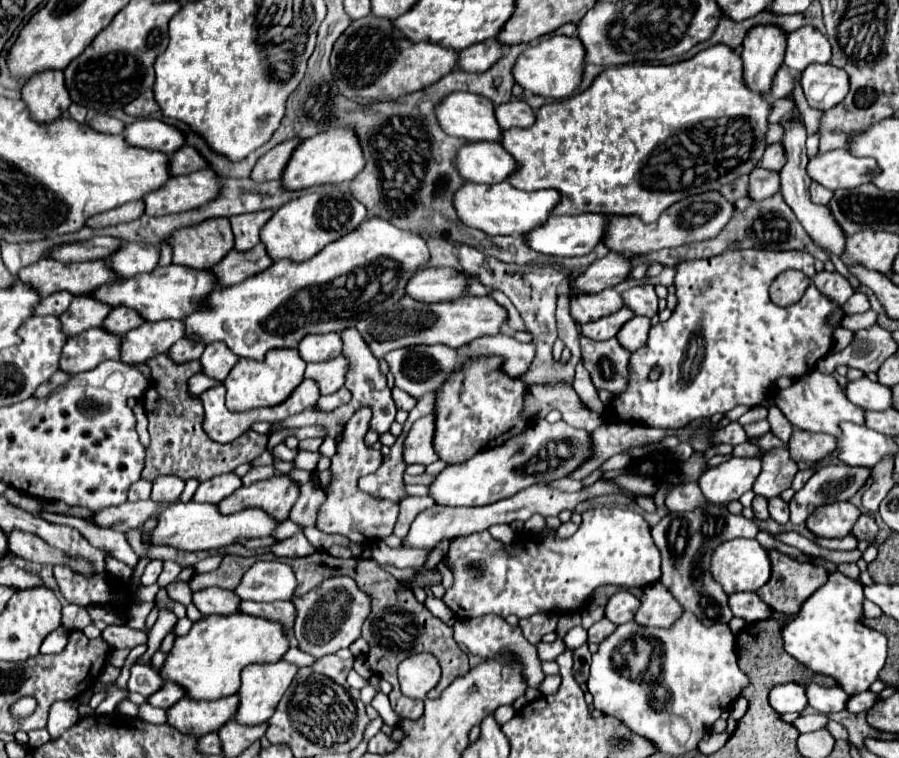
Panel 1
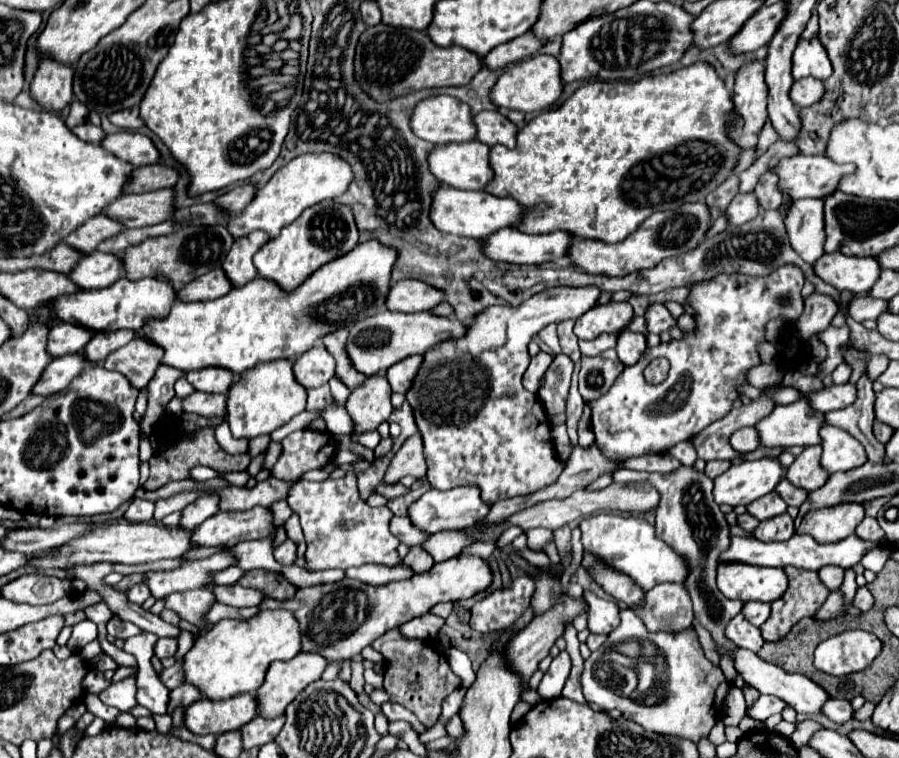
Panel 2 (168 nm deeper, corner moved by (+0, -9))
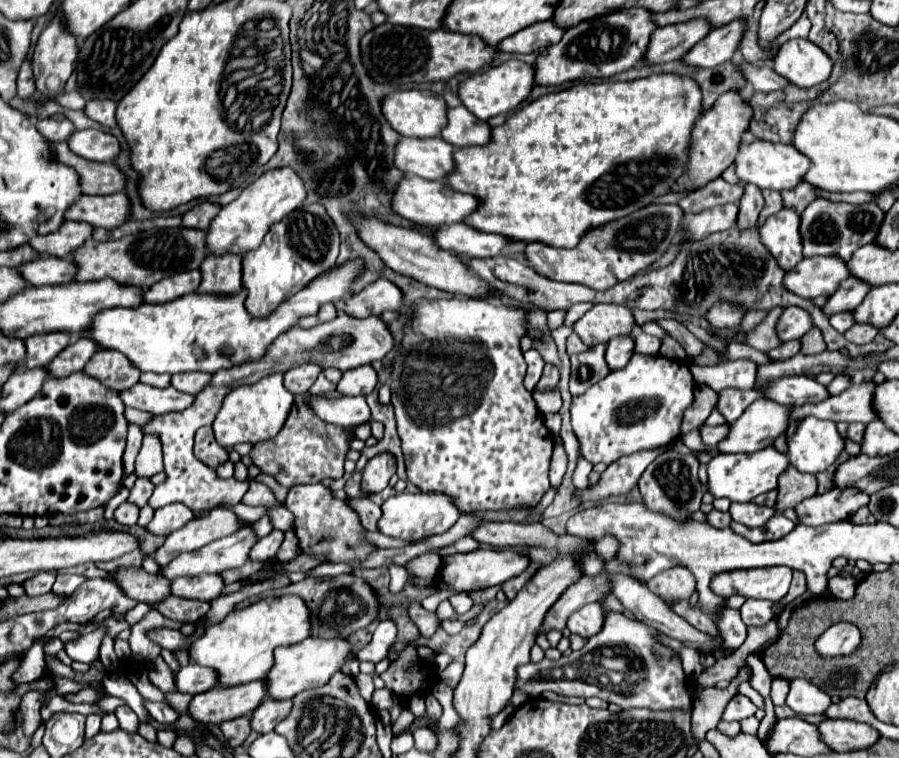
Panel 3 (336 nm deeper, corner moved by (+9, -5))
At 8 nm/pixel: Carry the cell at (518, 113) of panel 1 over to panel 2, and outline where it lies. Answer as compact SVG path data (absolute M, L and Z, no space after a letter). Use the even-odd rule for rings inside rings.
M481 111L473 115L473 123L477 127L475 139L493 147L493 145L505 145L509 149L515 147L515 135L517 127L499 111Z

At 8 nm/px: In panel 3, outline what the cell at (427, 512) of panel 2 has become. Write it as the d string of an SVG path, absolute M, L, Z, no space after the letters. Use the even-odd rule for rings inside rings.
M398 493L390 497L382 505L382 517L378 521L380 533L398 537L404 541L418 541L426 535L444 533L448 531L460 517L460 511L454 507L454 501L450 501L450 495L444 493Z

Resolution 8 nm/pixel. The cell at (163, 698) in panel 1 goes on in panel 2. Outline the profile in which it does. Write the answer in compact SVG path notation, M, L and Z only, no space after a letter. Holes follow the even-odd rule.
M183 683L183 685L179 685L177 689L173 689L173 691L171 691L169 713L171 713L171 711L177 707L177 705L189 707L191 703L195 703L195 701L199 701L199 699L203 699L201 691L199 691L195 685L191 685L191 683Z

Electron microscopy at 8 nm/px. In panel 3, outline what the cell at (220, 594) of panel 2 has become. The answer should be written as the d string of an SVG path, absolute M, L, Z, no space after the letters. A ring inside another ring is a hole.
M198 575L198 577L180 577L172 581L172 595L198 601L214 601L224 591L226 581L220 575Z

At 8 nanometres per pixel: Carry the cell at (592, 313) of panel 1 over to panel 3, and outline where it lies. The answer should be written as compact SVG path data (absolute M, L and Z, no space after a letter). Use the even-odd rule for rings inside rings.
M600 303L574 323L574 333L588 347L592 347L598 343L608 343L616 335L630 335L634 325L636 323L628 307L620 307L616 303Z

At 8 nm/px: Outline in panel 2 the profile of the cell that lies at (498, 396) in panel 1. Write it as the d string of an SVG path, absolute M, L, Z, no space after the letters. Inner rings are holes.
M551 287L523 301L519 307L493 305L477 313L477 317L465 327L461 339L449 339L425 351L423 363L413 385L405 393L405 399L413 409L417 429L423 437L427 481L431 487L443 485L435 489L453 489L473 485L481 491L481 499L493 505L501 499L529 495L559 479L565 463L557 461L549 415L543 409L541 399L529 393L521 383L531 361L527 343L549 323L581 317L595 305L597 297L599 293L595 287Z

